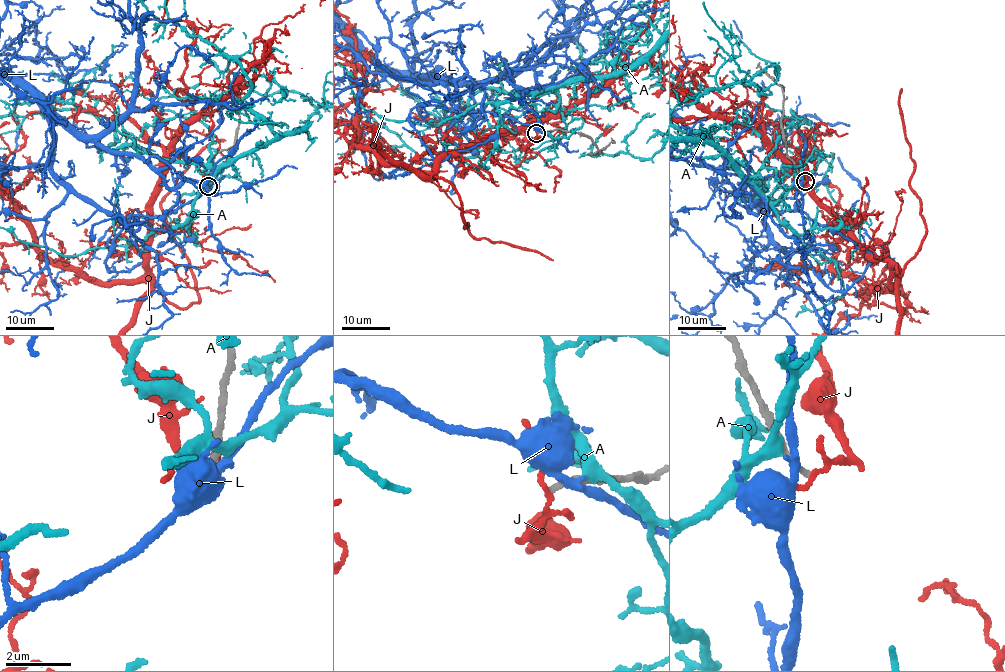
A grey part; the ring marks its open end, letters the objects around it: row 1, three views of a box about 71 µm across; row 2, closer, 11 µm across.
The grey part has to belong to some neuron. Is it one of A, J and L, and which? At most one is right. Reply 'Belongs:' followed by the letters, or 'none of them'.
Belongs: none of them

